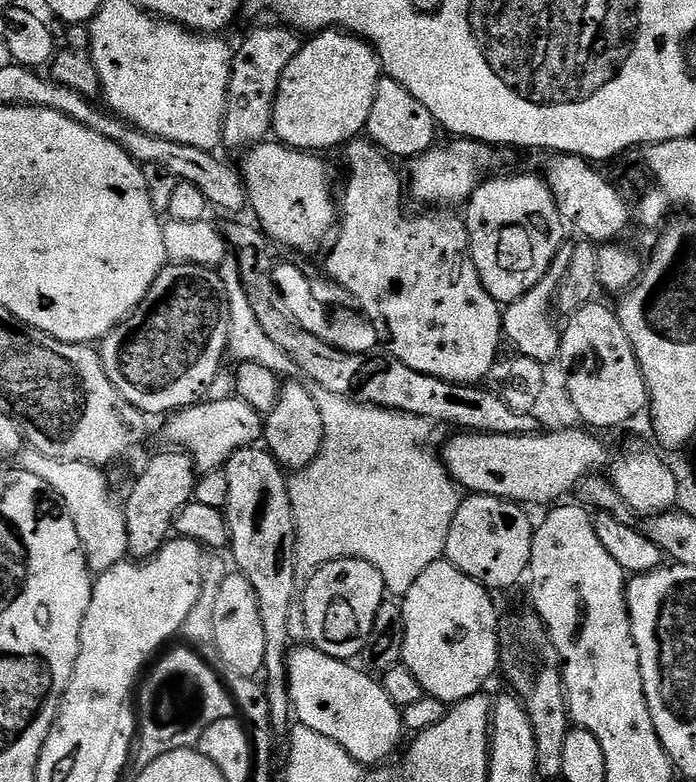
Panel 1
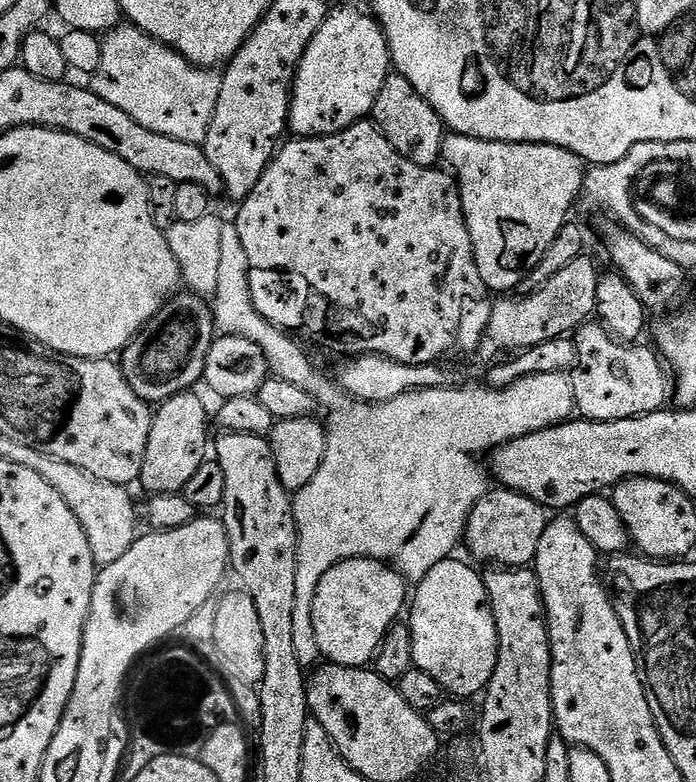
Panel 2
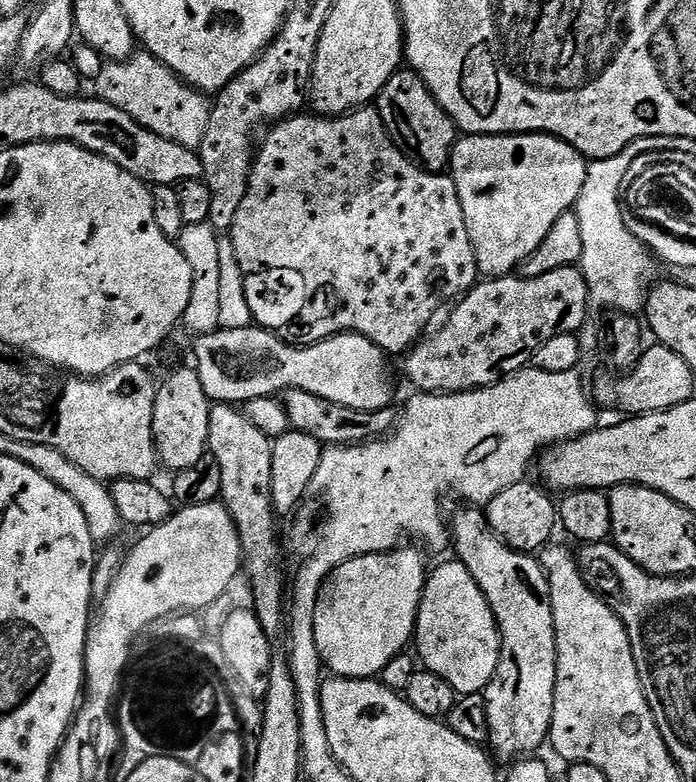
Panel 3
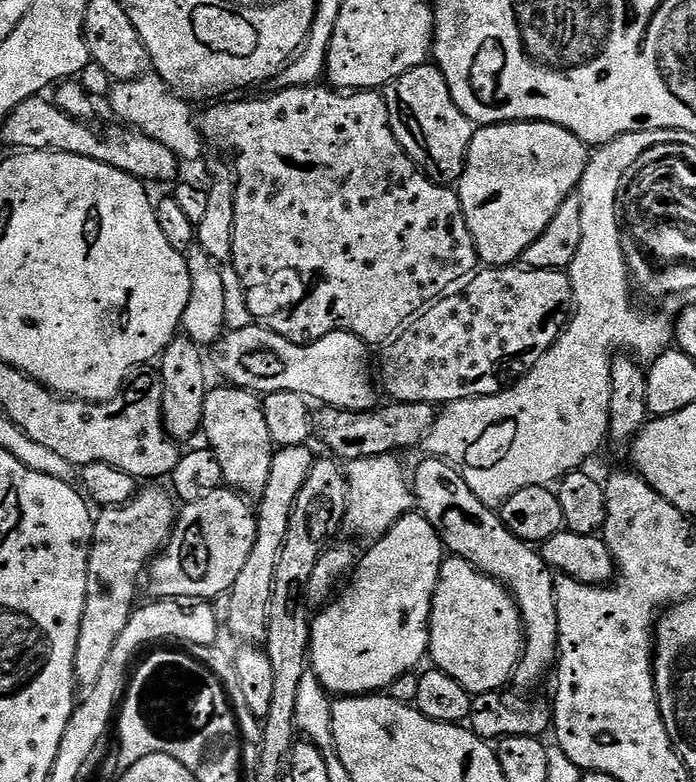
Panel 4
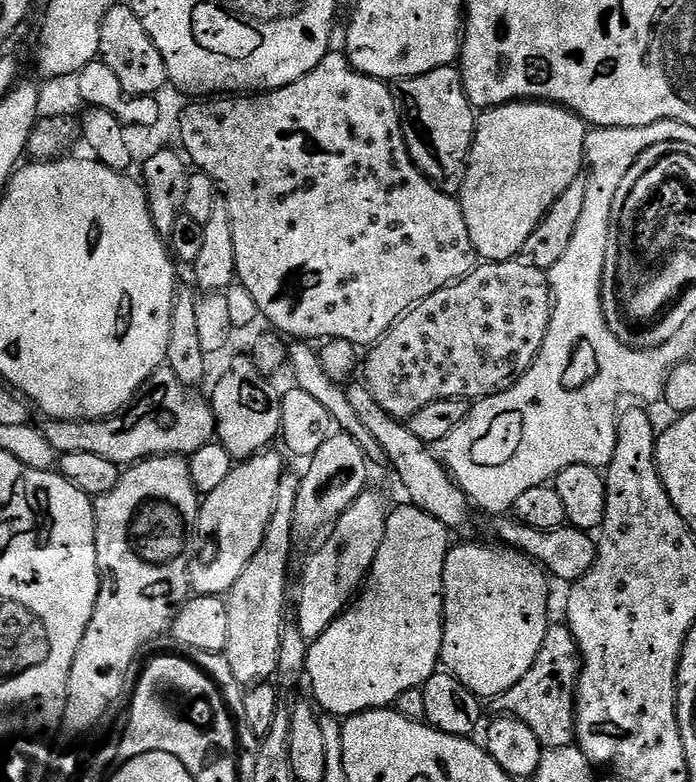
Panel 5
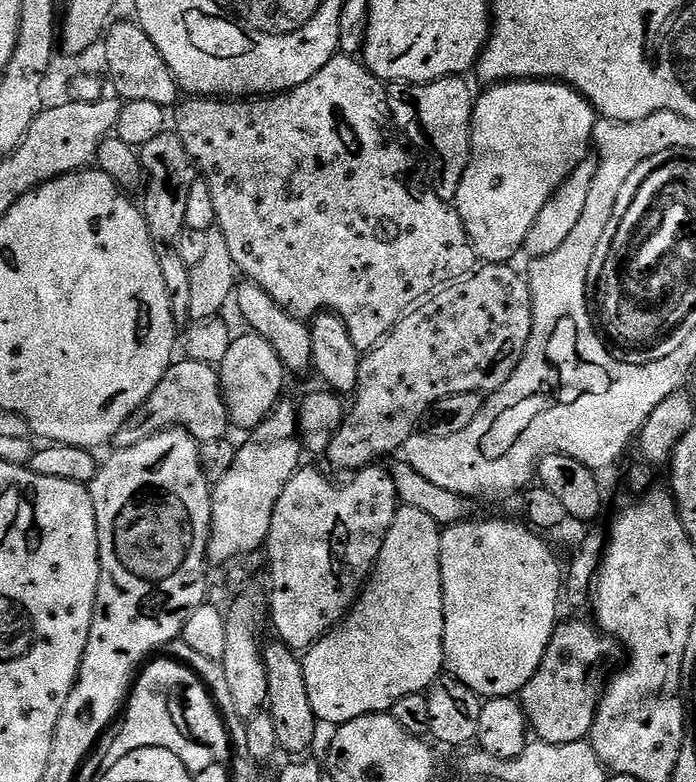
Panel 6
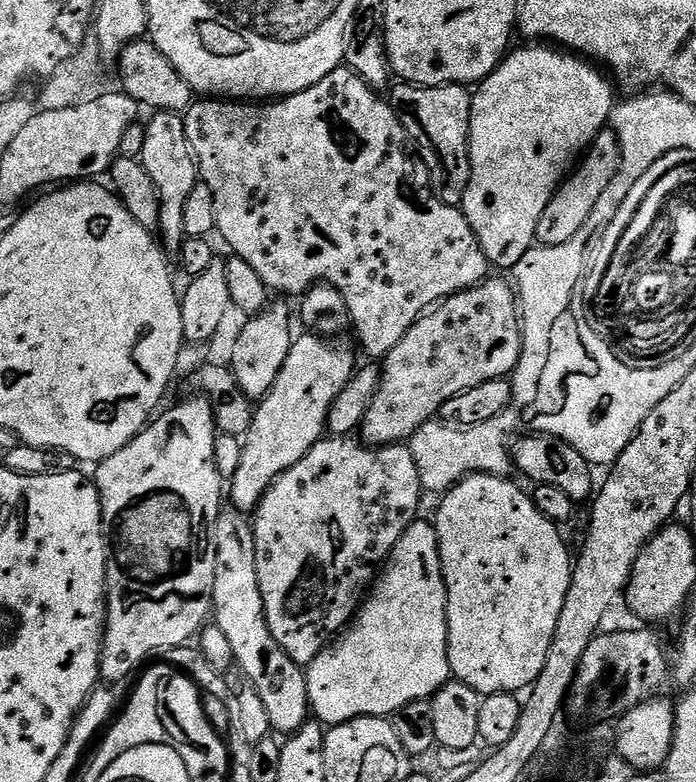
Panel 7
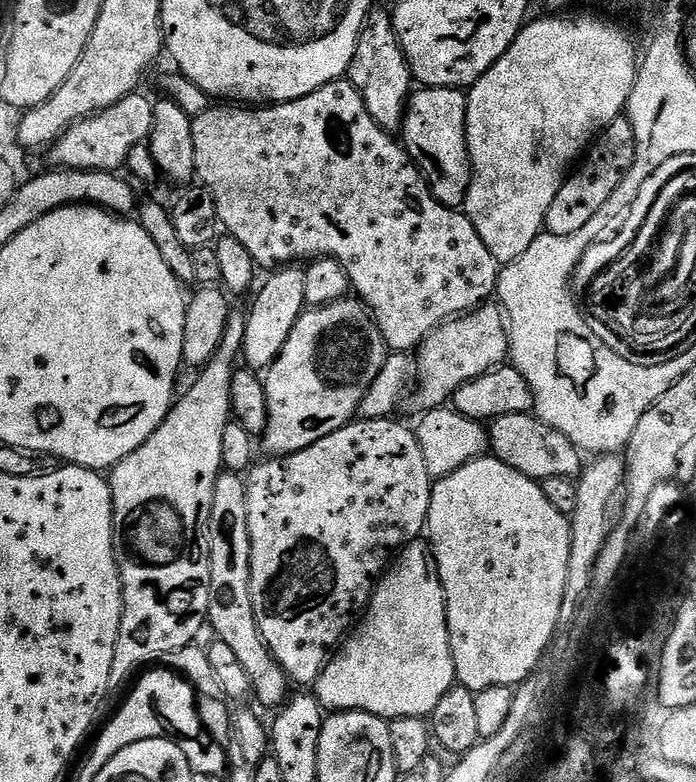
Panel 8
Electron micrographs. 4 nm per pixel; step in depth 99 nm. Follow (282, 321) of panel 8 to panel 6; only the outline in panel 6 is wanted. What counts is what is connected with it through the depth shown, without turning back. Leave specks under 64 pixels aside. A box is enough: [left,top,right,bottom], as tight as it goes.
[218,334,286,430]

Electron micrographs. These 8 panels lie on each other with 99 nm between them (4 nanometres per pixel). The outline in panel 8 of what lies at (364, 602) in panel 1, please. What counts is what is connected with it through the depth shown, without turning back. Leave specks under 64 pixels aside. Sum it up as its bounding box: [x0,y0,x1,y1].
[314,539,457,720]

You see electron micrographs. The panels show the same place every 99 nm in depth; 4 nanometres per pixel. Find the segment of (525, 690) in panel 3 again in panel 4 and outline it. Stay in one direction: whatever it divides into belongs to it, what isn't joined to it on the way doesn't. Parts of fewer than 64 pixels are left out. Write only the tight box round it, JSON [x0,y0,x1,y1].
[410,455,560,688]

